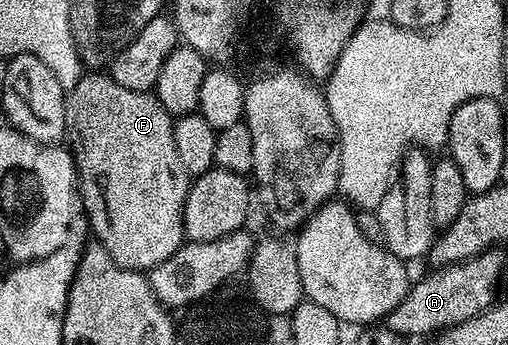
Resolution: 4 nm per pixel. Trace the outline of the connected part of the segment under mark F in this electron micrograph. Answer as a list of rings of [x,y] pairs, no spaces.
[[[90,71],[78,80],[74,89],[69,90],[66,98],[66,132],[69,148],[74,154],[74,166],[78,169],[78,184],[82,186],[82,202],[86,208],[86,219],[93,236],[94,233],[98,236],[95,237],[97,244],[103,245],[108,255],[112,255],[114,262],[125,269],[149,271],[155,269],[160,263],[164,263],[168,255],[172,255],[184,244],[182,231],[184,203],[192,180],[184,171],[184,166],[180,164],[180,155],[176,155],[174,121],[170,112],[159,103],[153,92],[128,91],[128,87],[120,87],[120,83],[113,81],[105,72]]]

